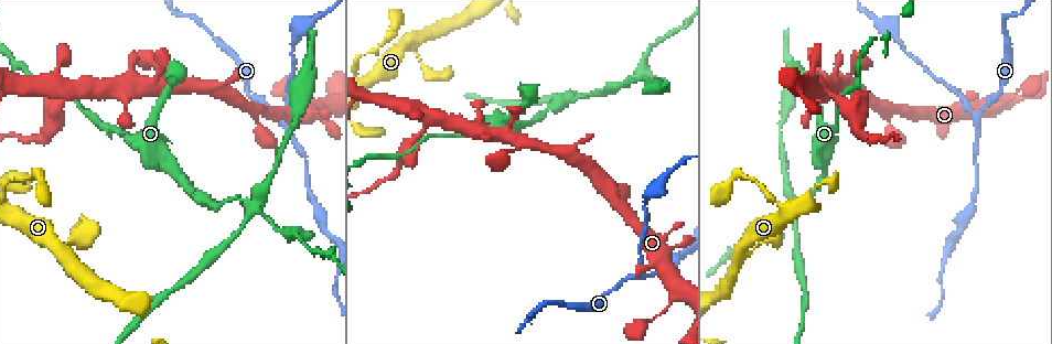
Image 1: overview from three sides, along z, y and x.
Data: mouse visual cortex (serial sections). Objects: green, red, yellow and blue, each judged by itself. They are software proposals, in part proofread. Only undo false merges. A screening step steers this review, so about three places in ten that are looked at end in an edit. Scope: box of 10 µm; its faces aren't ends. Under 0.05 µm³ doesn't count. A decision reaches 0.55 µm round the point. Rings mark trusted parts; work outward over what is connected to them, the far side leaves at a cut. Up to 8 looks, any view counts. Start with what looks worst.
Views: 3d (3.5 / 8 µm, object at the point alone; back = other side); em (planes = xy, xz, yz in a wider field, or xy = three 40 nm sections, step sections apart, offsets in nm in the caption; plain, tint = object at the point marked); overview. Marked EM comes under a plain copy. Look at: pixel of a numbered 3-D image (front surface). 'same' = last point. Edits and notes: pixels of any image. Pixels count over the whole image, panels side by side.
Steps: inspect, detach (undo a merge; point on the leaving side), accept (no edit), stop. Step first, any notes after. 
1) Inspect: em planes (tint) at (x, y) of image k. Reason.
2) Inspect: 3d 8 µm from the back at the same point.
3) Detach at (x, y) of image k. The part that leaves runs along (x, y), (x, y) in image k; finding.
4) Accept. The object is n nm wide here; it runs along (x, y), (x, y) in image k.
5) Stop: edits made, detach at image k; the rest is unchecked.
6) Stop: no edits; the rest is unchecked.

Inspect: 3d 8 µm at (602, 91) of image 1. Looks like a crossing.

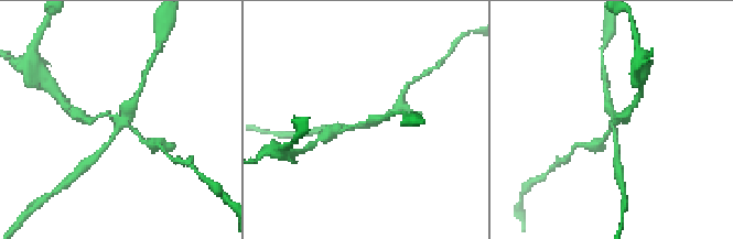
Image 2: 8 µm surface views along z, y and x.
Inspect: 3d 3.5 µm from the back at the same point. Closer look.

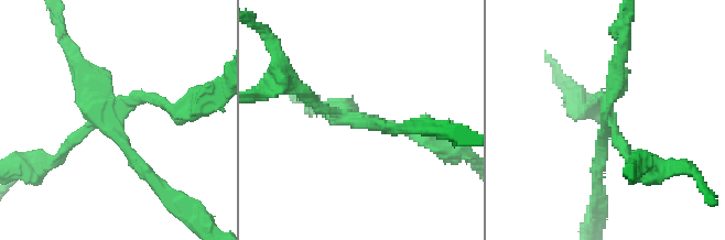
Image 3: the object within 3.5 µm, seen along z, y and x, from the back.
Inspect: em xy step 1 (tint) at (119, 107) of image 3. 4 arms meet here; the arms are 150, 150, 200, 250 nm wide.

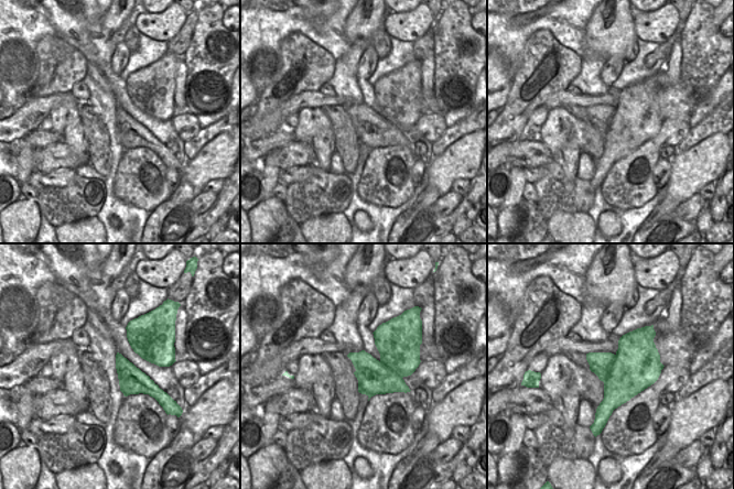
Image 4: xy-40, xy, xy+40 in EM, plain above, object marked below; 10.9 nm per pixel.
Detach at (612, 78) of image 3. The part that leaves runs along (606, 102), (615, 89), (626, 25) in image 3; two cells meet here.

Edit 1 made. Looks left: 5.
Inspect: overview.

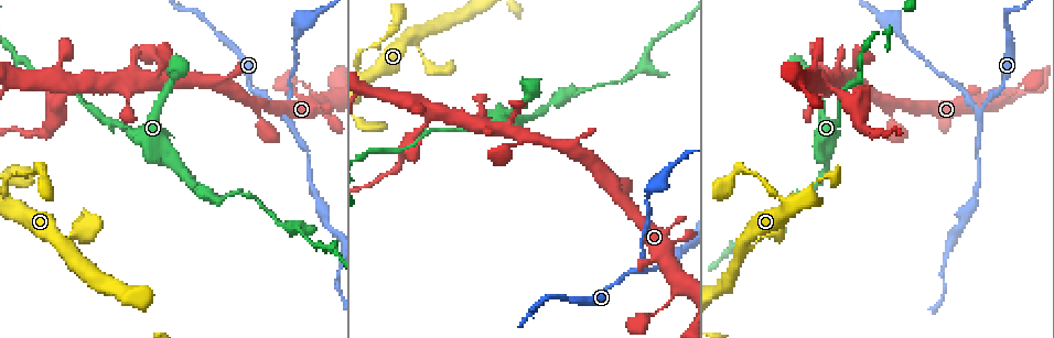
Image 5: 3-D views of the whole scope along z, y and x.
Inspect: 3d 3.5 µm at (635, 268) of image 5. Three arms meet.

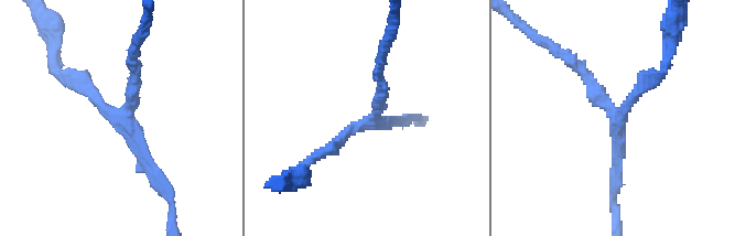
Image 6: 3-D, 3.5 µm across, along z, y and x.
Inspect: em xy step 1 (tint) at (366, 123) of image 6. Shape alone is not enough.

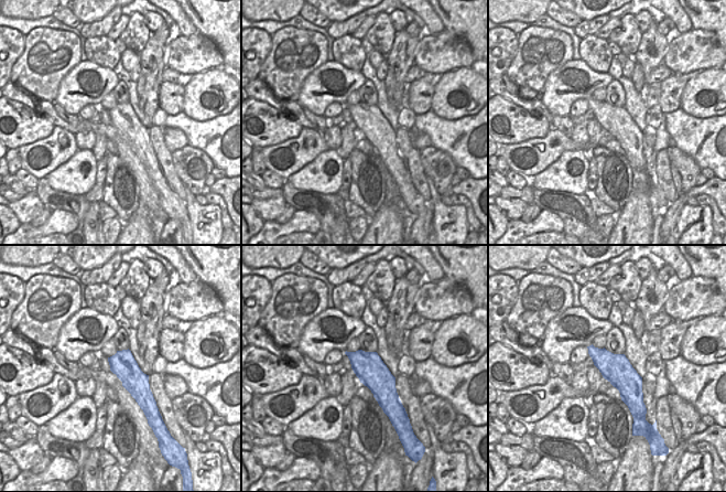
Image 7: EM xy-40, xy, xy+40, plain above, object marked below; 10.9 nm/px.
Accept. It runs along (312, 159), (376, 114), (379, 77) in image 6; all the same cell.

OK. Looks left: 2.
Stop: edits made, detach at image 3; the rest is unchecked.

